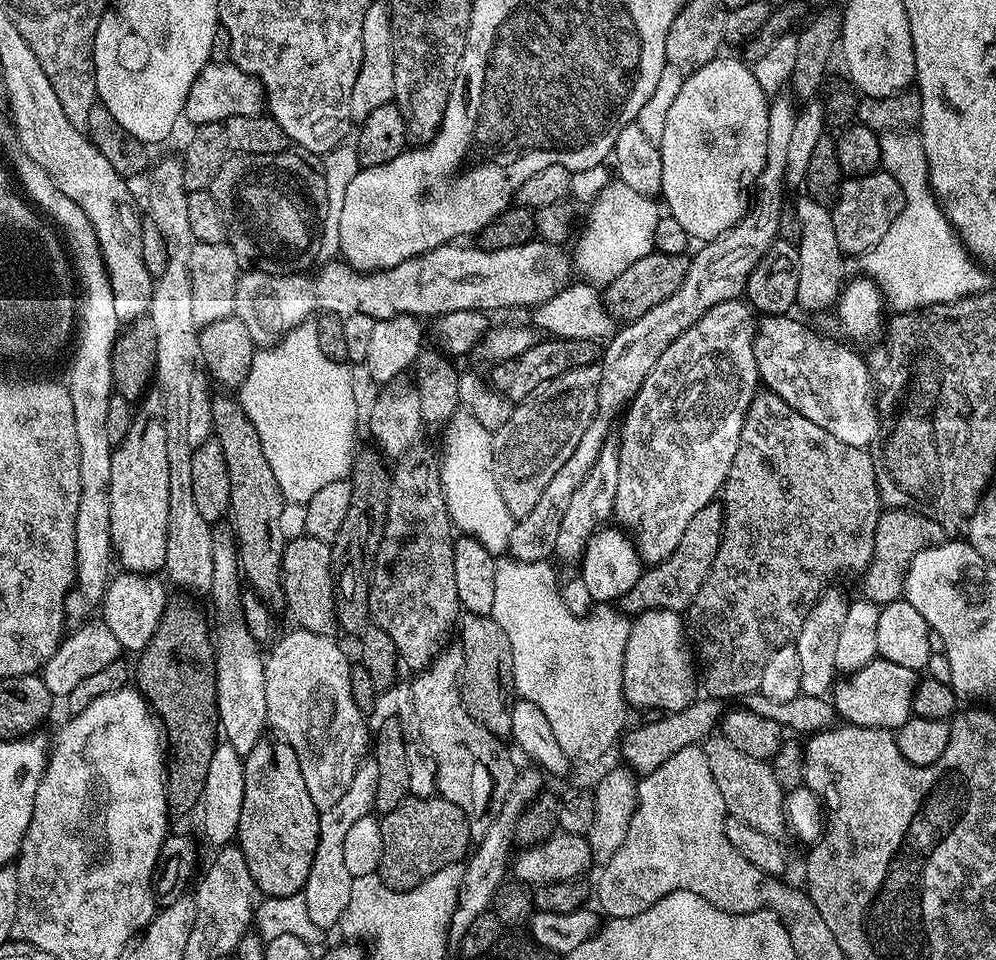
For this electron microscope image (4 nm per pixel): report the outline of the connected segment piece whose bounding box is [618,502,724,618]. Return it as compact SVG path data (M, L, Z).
M713 502L702 506L702 510L698 510L698 514L690 518L686 530L682 530L682 538L678 541L678 546L674 546L672 553L661 564L645 567L640 573L638 582L634 582L634 586L630 586L625 596L620 597L619 611L632 618L646 610L687 613L692 607L698 590L702 590L702 582L706 582L706 574L710 574L714 566L714 558L718 554L718 546L722 542L723 533L723 503Z

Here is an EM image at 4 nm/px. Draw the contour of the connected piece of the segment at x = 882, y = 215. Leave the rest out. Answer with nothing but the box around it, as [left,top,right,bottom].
[830,170,904,257]

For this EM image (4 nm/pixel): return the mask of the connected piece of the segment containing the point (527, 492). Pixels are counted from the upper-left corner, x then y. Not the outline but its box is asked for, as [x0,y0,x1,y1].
[492,363,601,518]

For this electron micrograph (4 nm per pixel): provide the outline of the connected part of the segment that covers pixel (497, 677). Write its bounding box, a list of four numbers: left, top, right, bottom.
[458,615,514,738]

